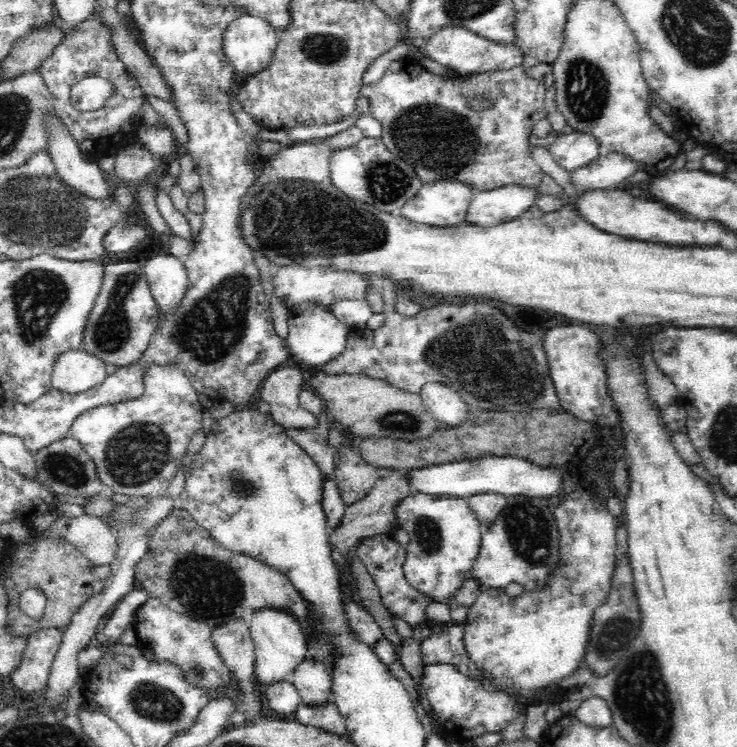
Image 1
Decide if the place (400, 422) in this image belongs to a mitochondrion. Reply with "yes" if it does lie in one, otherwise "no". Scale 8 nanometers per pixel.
yes

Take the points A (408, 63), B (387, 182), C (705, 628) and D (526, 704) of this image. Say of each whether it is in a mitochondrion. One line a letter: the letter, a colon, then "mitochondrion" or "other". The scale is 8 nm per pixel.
A: other
B: mitochondrion
C: other
D: other

